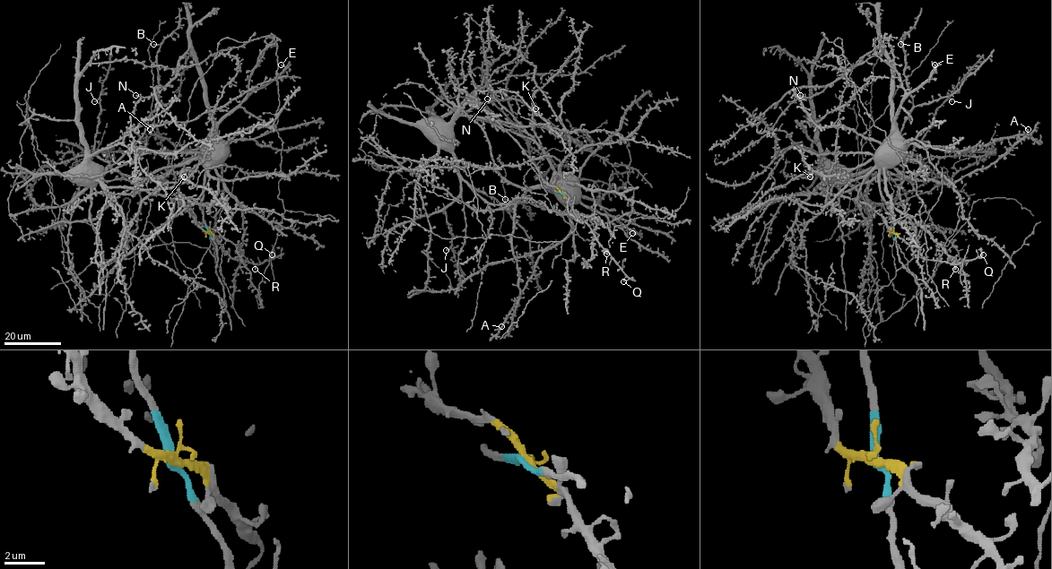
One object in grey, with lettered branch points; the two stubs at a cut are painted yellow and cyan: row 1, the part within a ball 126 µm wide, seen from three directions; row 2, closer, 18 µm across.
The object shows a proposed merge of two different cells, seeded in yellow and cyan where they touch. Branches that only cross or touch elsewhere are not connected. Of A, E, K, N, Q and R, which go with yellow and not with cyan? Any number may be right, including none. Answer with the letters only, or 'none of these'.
Q, R

